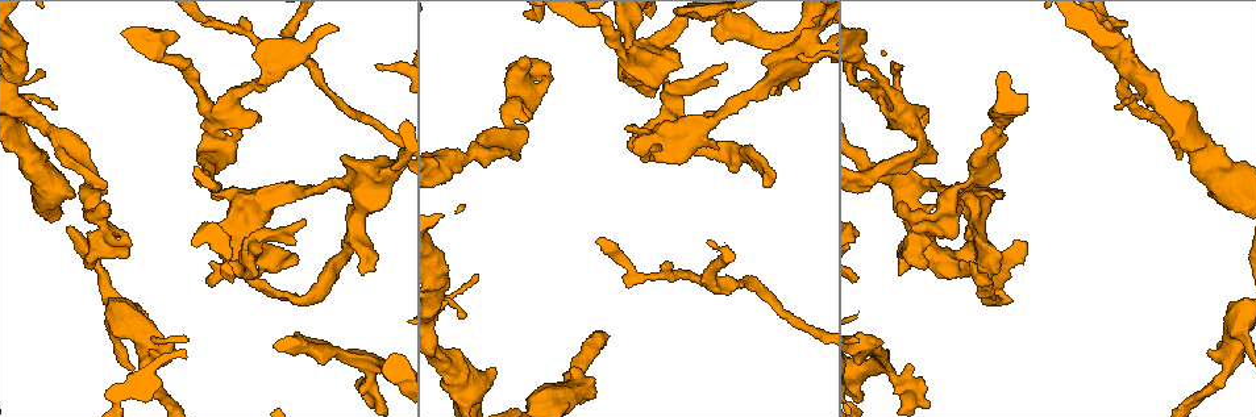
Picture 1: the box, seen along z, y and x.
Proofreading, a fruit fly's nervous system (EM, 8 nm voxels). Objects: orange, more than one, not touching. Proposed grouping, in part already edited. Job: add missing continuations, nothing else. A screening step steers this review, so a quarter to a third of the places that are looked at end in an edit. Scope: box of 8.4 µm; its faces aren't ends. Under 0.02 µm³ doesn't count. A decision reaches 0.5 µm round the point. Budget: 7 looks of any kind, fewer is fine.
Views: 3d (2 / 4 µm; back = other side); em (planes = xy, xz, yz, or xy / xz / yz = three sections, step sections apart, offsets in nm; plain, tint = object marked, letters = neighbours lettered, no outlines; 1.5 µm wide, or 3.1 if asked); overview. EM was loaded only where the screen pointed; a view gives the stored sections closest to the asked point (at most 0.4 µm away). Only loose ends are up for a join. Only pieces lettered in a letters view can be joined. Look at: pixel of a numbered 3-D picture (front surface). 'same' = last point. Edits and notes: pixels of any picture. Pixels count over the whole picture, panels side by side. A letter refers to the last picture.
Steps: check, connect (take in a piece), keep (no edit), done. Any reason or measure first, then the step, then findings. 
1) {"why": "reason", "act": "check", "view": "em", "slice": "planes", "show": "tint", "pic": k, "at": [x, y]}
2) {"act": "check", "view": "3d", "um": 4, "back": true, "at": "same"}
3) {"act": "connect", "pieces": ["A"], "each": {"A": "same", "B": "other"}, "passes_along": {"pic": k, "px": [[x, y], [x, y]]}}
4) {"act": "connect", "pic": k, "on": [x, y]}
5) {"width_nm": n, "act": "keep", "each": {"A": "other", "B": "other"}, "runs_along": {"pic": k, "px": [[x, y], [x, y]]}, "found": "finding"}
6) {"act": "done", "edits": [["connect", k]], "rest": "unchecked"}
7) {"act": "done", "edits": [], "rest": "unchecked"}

{"why": "branch stops here", "act": "check", "view": "em", "slice": "yz", "step": 4, "show": "tint", "pic": 1, "at": [91, 268]}

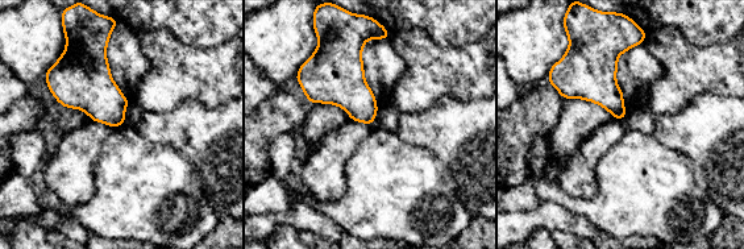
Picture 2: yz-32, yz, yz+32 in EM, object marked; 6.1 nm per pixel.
{"why": "another direction", "act": "check", "view": "em", "slice": "planes", "show": "letters", "at": "same"}

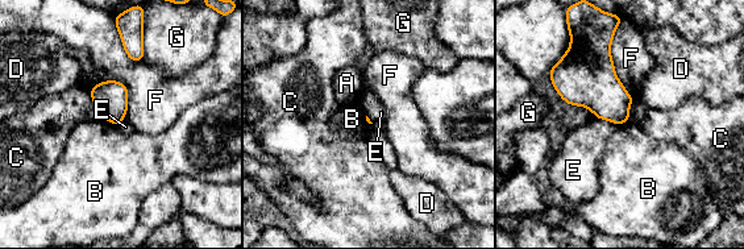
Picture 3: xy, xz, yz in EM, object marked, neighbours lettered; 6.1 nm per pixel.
{"act": "keep", "each": {"A": "other", "B": "other", "C": "other", "D": "other", "E": "other", "F": "other", "G": "other"}, "border": {"pic": 3, "px": [[595, 117], [610, 120], [616, 125]]}, "found": "no lettered piece goes on from it"}

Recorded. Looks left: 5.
{"why": "thin end", "act": "check", "view": "em", "slice": "xy", "step": 4, "show": "tint", "pic": 1, "at": [57, 108]}

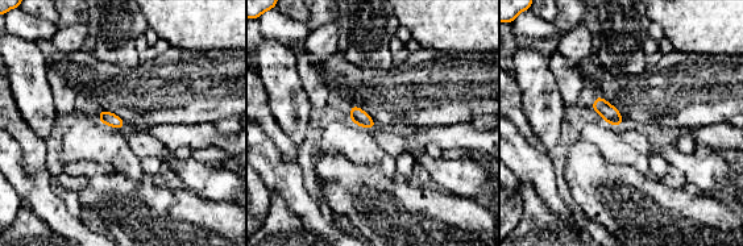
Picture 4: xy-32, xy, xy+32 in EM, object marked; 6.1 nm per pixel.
{"act": "check", "view": "em", "slice": "planes", "show": "letters", "at": "same"}

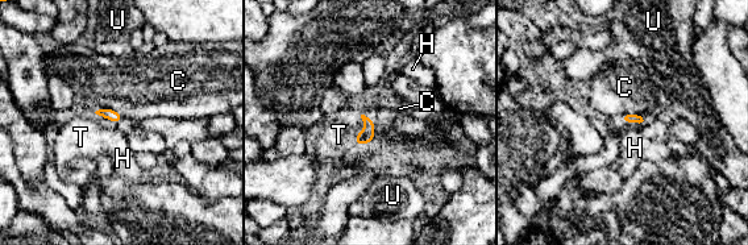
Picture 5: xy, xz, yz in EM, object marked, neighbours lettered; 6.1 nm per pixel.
{"width_nm": 60, "act": "keep", "each": {"C": "other", "H": "other", "T": "other", "U": "other"}, "border": {"pic": 5, "px": [[96, 109], [112, 108], [123, 116]]}, "found": "none of them fits"}

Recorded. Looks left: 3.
{"why": "an open end", "act": "check", "view": "3d", "um": 4, "pic": 1, "at": [575, 368]}

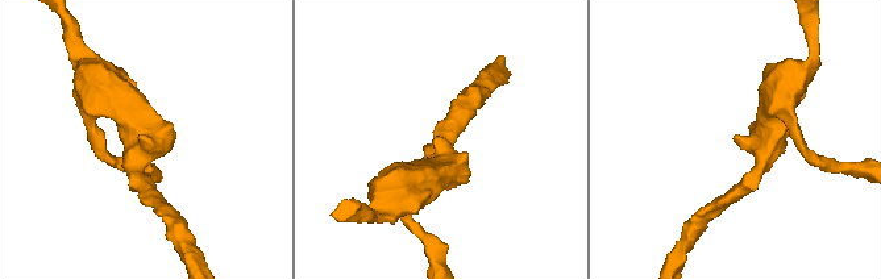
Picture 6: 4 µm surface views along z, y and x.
{"act": "check", "view": "em", "slice": "planes", "show": "letters", "pic": 6, "at": [439, 136]}

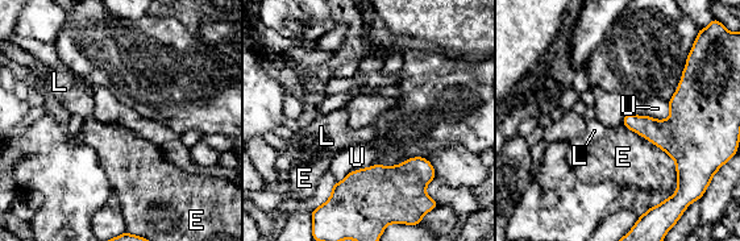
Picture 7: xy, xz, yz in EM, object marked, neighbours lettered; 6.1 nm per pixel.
{"act": "keep", "each": {"E": "other", "L": "other", "U": "other"}, "border": {"pic": 7, "px": [[623, 124], [673, 160], [677, 185]]}, "found": "none of them fits"}

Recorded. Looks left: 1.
{"act": "done", "edits": [], "rest": "unchecked"}

